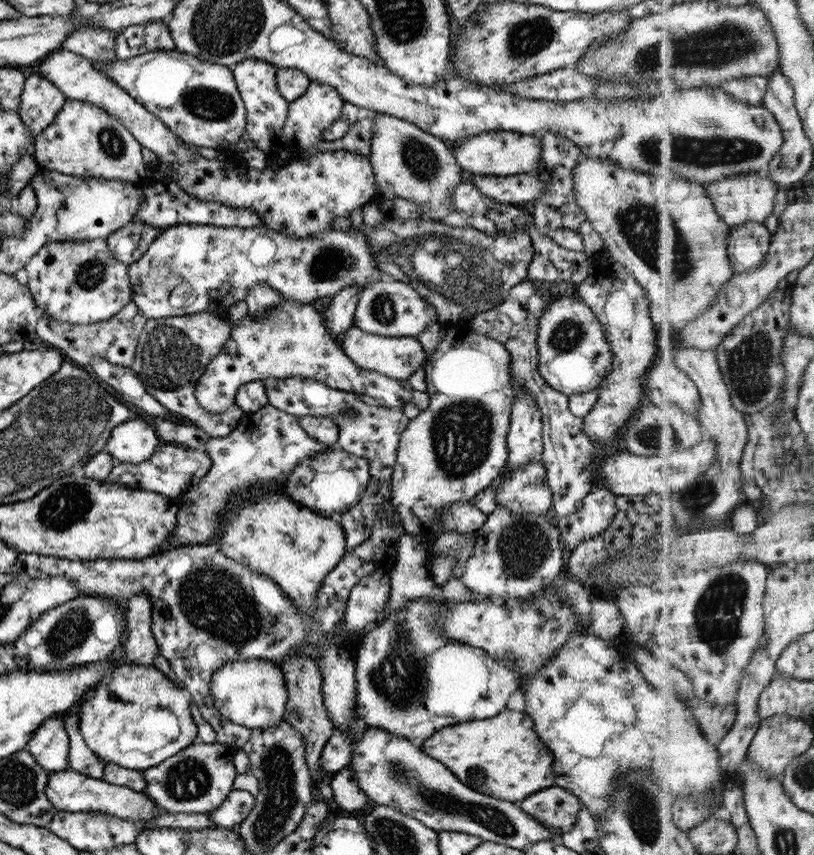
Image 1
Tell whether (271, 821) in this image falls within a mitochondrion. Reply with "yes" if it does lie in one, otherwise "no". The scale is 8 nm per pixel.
yes

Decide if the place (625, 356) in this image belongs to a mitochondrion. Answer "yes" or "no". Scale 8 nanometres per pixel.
no

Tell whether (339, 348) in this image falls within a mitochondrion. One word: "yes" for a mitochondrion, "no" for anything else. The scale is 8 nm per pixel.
no

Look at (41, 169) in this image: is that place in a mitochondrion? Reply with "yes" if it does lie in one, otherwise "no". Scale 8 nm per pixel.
no

